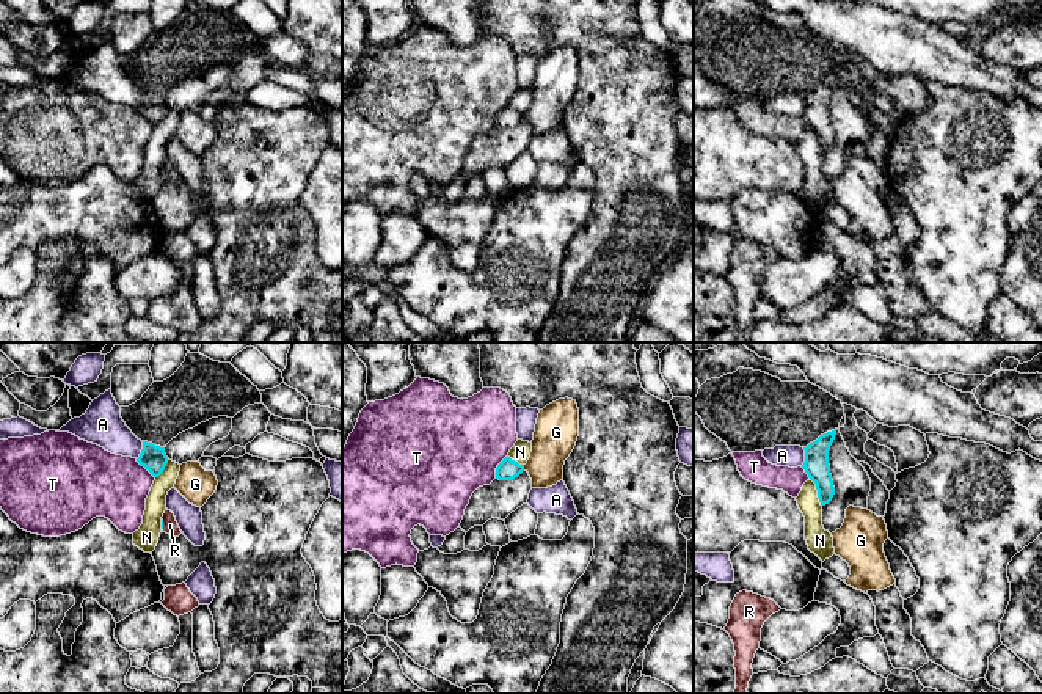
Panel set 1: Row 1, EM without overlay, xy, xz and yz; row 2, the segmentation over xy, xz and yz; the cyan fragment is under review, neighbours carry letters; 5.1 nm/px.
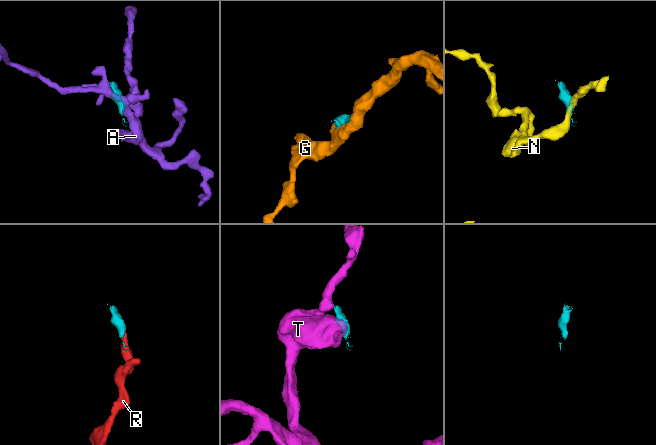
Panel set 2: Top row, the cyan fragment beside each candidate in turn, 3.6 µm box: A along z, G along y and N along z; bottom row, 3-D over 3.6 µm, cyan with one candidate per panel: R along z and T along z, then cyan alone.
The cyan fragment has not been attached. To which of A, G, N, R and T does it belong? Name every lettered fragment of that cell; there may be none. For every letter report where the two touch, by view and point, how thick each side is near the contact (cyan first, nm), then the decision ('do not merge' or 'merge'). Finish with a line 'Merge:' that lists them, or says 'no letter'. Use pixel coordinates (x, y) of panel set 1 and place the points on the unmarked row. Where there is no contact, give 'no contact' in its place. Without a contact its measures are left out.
A: yz (805, 105) | 130/110 nm | do not merge
G: xz (523, 116) | 110/220 nm | do not merge
N: yz (818, 140) | 130/130 nm | do not merge
R: xy (162, 171) | 20/80 nm | merge
T: xz (498, 115) | 110/480 nm | do not merge
Merge: R

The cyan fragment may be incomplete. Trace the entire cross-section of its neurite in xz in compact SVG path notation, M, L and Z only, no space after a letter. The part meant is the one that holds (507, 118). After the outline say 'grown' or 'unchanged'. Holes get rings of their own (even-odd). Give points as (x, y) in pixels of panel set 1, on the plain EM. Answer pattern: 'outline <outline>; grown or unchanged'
outline M505 105L496 116L496 127L499 129L512 129L518 126L524 119L524 113Z; unchanged

